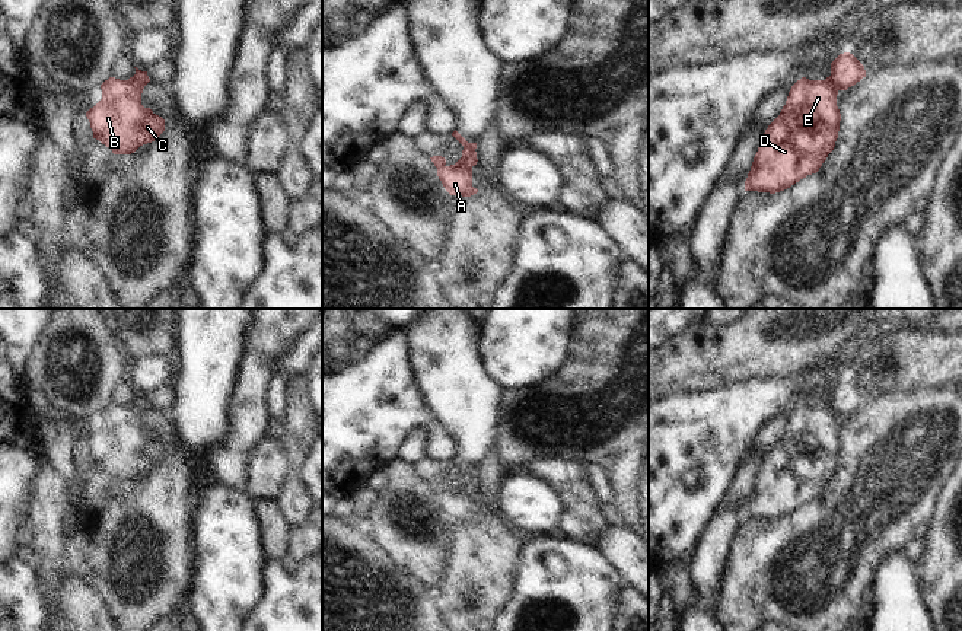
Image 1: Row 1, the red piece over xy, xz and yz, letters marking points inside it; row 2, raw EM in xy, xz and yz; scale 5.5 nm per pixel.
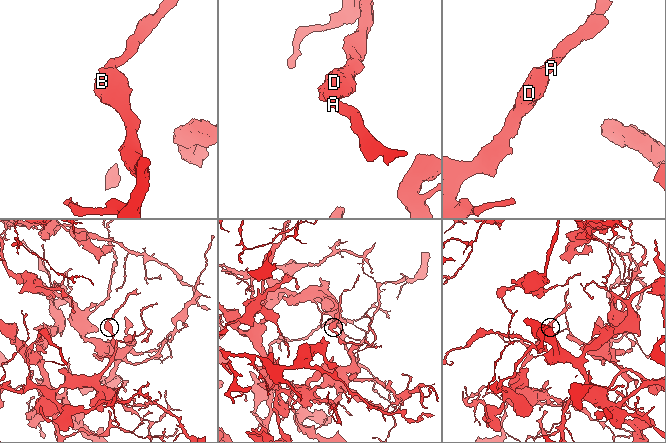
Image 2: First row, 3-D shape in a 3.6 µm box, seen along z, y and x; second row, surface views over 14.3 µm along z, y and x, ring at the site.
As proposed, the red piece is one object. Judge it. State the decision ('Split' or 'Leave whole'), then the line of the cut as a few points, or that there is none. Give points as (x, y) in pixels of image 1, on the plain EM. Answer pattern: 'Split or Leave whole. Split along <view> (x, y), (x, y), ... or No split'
Leave whole. No split

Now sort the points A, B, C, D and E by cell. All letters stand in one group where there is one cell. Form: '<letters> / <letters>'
A B C D E

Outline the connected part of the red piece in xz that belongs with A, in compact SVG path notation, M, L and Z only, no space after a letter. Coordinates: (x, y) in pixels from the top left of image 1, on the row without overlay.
M456 456L452 462L464 472L462 484L447 493L442 482L430 484L437 494L437 503L450 522L471 523L478 519L472 513L472 494L477 491L477 469L468 469Z

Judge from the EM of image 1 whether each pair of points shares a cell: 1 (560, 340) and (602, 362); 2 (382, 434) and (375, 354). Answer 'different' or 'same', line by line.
1: different
2: same

